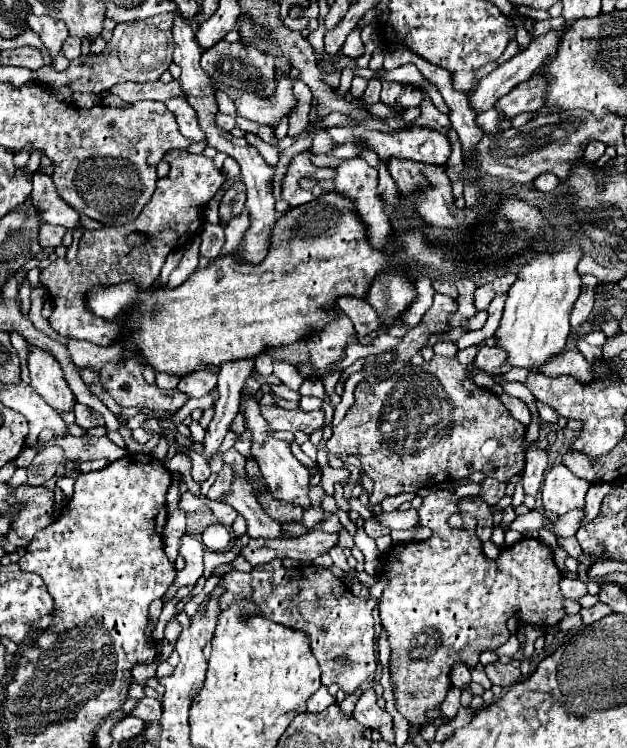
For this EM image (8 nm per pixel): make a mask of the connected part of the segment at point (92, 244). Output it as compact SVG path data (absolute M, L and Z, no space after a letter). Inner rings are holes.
M173 149L165 155L165 161L169 161L171 165L171 171L167 177L159 179L157 181L157 189L153 193L153 199L149 201L149 205L141 211L141 215L137 217L137 221L133 221L131 225L125 225L125 227L103 227L103 229L97 229L97 231L85 231L83 237L79 239L79 253L77 253L77 259L75 261L65 261L65 259L55 259L51 261L51 265L47 269L43 269L41 273L41 283L49 289L51 293L51 301L53 301L53 315L49 317L49 323L51 327L65 339L85 339L85 341L91 341L95 345L113 345L115 341L121 341L123 339L123 323L113 323L113 321L107 321L107 319L99 319L97 315L93 315L89 309L87 309L87 293L91 289L97 289L97 287L109 287L109 285L117 285L117 283L125 283L125 281L135 281L141 289L147 289L151 287L159 273L161 273L161 267L165 263L165 257L173 251L173 249L179 249L179 247L185 247L201 229L201 207L209 203L209 199L219 191L219 187L223 185L225 177L219 169L215 169L213 161L207 159L205 155L193 155L193 153L187 153L187 151L179 151L179 149ZM129 235L141 235L141 241L131 245L127 241Z

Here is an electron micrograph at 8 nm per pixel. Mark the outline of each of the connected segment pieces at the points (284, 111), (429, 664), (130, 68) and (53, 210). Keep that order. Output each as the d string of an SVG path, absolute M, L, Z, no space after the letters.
M281 77L273 97L259 97L255 93L245 93L235 99L237 115L261 125L277 125L285 115L289 115L295 107L295 95L291 89L291 79Z
M433 491L429 493L419 511L419 523L429 527L433 535L427 541L409 541L393 545L391 551L381 555L381 569L385 577L385 589L379 603L381 625L387 631L391 647L391 683L395 693L397 711L407 717L413 731L425 727L431 719L427 713L437 709L445 701L445 693L451 685L451 669L455 663L463 663L469 669L479 663L483 651L493 651L509 639L507 621L513 615L515 607L521 611L521 619L537 627L553 627L563 615L563 593L559 589L561 573L555 569L553 551L537 539L521 539L513 547L507 547L499 553L497 561L491 561L483 549L481 541L475 535L475 517L471 513L463 515L463 527L449 527L447 519L453 513L459 513L459 499L455 491Z
M161 13L157 17L133 21L133 23L119 23L113 31L113 39L109 41L105 53L97 55L87 55L73 59L67 71L58 72L53 66L43 65L37 71L23 69L23 67L7 67L7 83L13 83L15 87L21 87L29 81L46 85L48 87L59 88L67 85L73 93L101 93L105 89L111 89L117 83L123 81L157 81L173 63L173 49L175 45L171 43L171 23L175 15L181 17L181 13Z
M43 173L33 175L31 199L33 199L35 207L39 207L39 215L47 223L61 225L67 231L77 231L81 227L79 213L71 205L63 203L63 199L59 197L49 175L43 175Z

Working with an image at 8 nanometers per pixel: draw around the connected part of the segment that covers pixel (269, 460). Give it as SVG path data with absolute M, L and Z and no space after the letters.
M243 393L243 397L241 397L241 409L243 409L243 415L245 415L245 427L253 433L253 441L255 441L255 447L251 447L251 453L253 453L253 457L259 463L259 469L263 473L263 479L269 483L271 495L275 499L289 501L289 503L299 503L299 505L307 507L309 505L309 497L307 497L309 471L293 457L287 441L271 437L271 427L263 419L261 409L259 409L259 401L257 401L255 395Z

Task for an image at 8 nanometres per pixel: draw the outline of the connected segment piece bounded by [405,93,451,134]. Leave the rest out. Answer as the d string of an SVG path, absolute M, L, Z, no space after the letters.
M424 93L425 97L421 106L421 115L414 122L410 123L405 129L409 129L411 125L423 125L431 130L447 133L451 128L451 122L448 115L442 114L432 103L430 97Z

